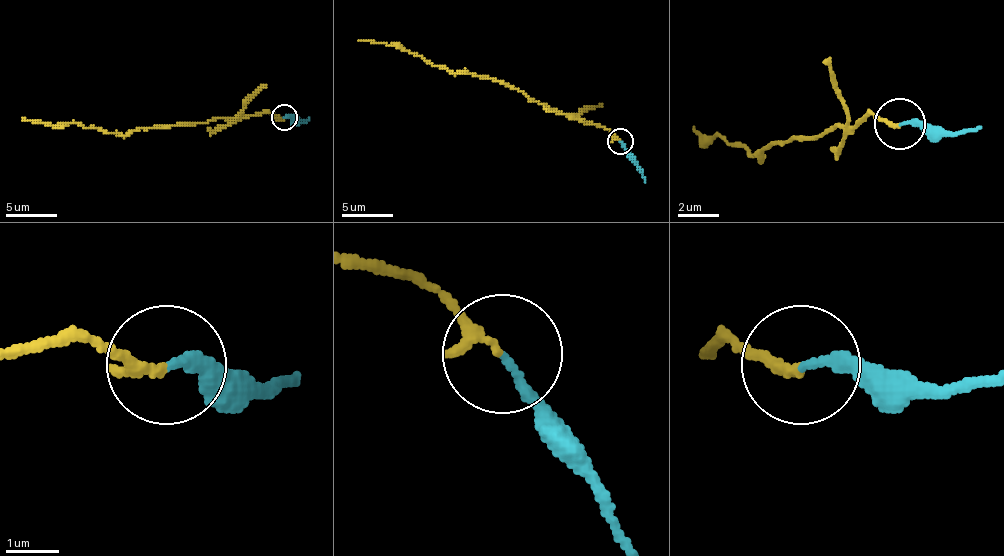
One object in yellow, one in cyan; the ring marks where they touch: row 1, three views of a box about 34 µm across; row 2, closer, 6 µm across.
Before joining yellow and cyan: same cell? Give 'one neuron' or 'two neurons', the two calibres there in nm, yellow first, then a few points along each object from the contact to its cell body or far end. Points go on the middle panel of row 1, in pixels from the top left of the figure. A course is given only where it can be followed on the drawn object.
two neurons; 220 nm thick on the yellow side, 180 nm on the other; yellow runs (619, 142), (602, 126), (531, 101), (498, 81), (452, 73), (394, 45), (358, 40); cyan runs (619, 142), (645, 182)

